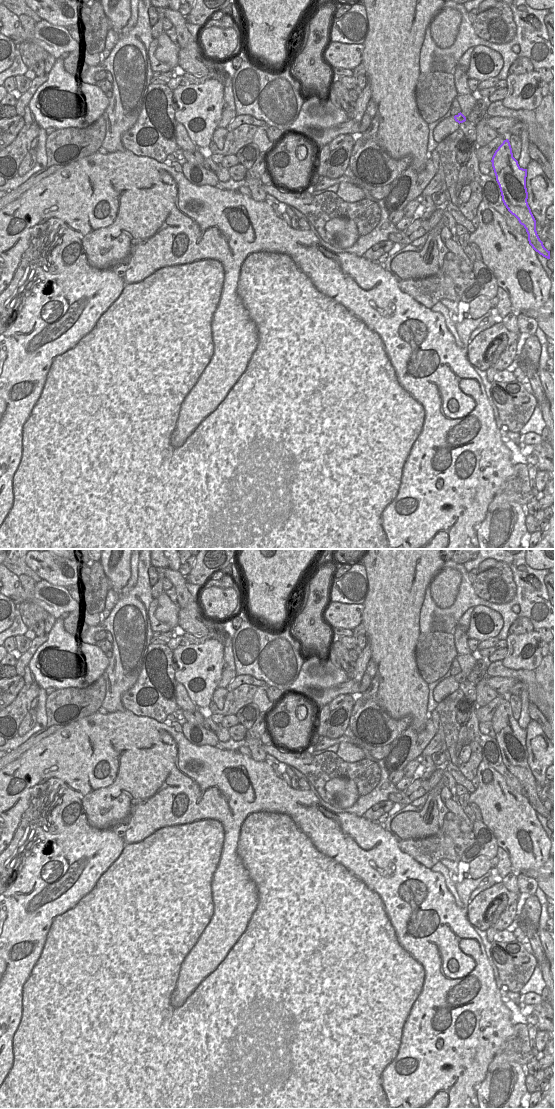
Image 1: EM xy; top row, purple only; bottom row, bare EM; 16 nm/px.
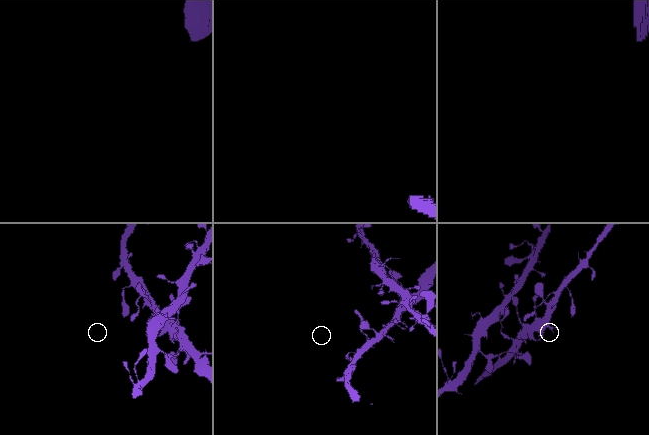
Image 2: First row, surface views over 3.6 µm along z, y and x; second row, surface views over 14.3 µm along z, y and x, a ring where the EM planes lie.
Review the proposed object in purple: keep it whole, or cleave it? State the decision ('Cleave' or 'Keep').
Cleave

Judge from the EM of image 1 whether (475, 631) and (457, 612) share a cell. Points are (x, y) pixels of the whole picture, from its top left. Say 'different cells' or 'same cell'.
different cells

